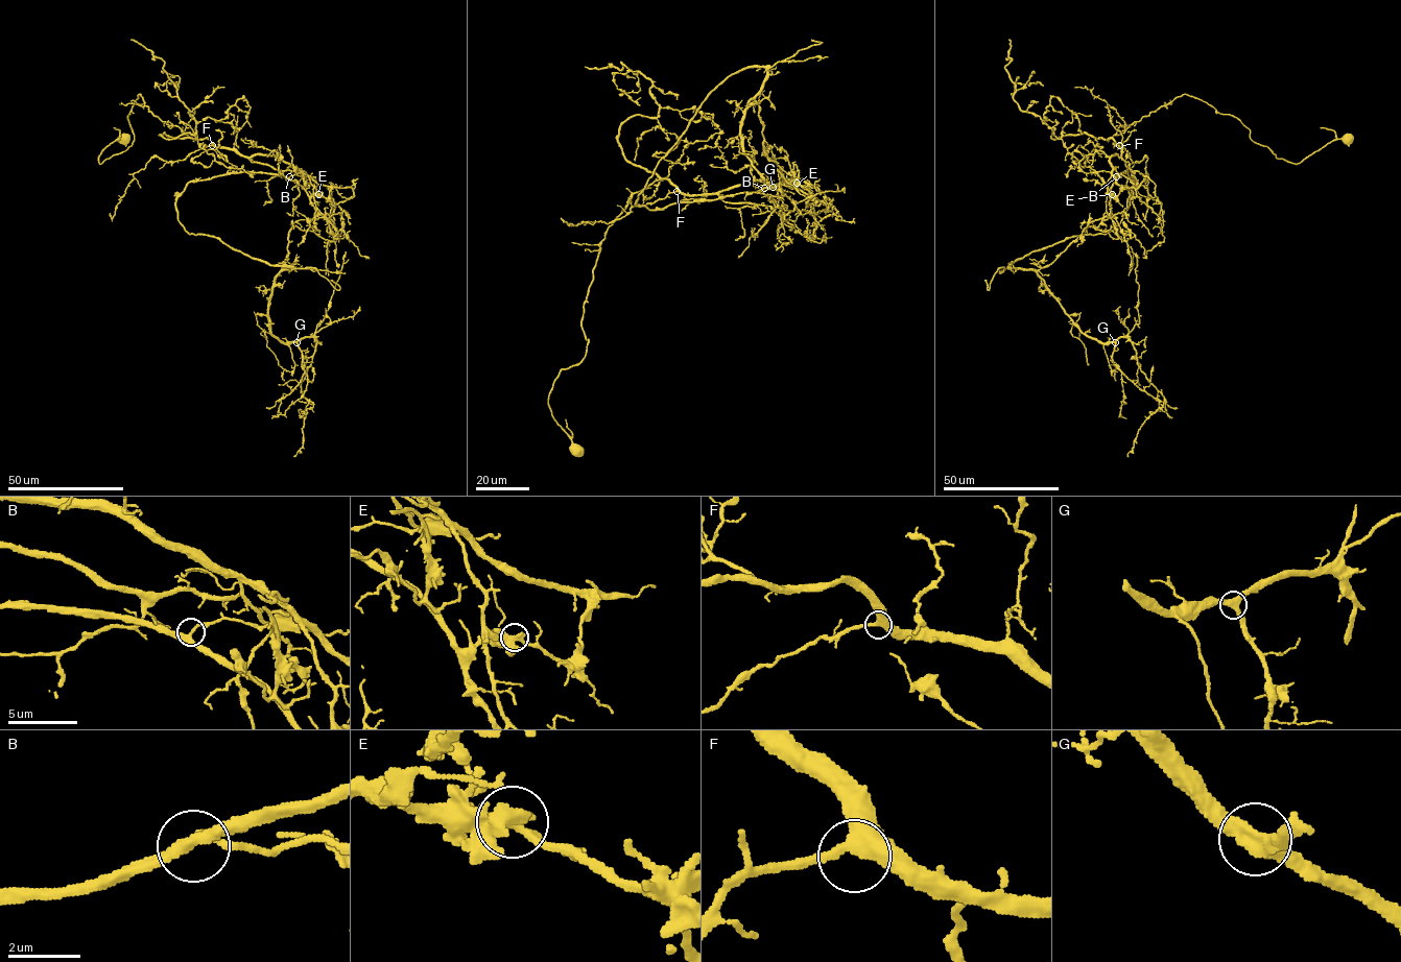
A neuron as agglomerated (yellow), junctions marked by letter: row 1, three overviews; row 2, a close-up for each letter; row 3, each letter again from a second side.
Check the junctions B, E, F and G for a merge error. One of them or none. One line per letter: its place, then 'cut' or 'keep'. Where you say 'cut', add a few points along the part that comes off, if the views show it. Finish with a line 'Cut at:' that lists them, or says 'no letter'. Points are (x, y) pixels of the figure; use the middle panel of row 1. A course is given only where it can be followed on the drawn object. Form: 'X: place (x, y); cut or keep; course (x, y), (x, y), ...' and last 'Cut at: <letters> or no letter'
B: place (764, 188); keep
E: place (797, 183); cut; course (798, 183), (813, 199), (768, 159), (752, 99), (741, 148), (796, 206), (778, 225), (791, 241), (769, 202)
F: place (677, 191); keep
G: place (773, 187); keep
Cut at: E

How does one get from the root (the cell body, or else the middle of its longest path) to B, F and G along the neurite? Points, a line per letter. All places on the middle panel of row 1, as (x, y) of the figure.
B: (576, 450), (548, 399), (585, 356), (614, 219), (660, 178), (709, 195), (779, 184), (779, 166), (764, 188)
F: (576, 450), (548, 399), (559, 374), (585, 356), (583, 305), (600, 242), (635, 193), (660, 178), (677, 191)
G: (576, 450), (548, 399), (585, 356), (614, 219), (660, 178), (796, 183), (752, 99), (741, 148), (772, 187)

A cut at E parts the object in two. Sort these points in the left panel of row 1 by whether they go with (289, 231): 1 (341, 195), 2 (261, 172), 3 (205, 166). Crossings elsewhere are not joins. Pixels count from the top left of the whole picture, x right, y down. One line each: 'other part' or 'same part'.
1: other part
2: same part
3: other part

